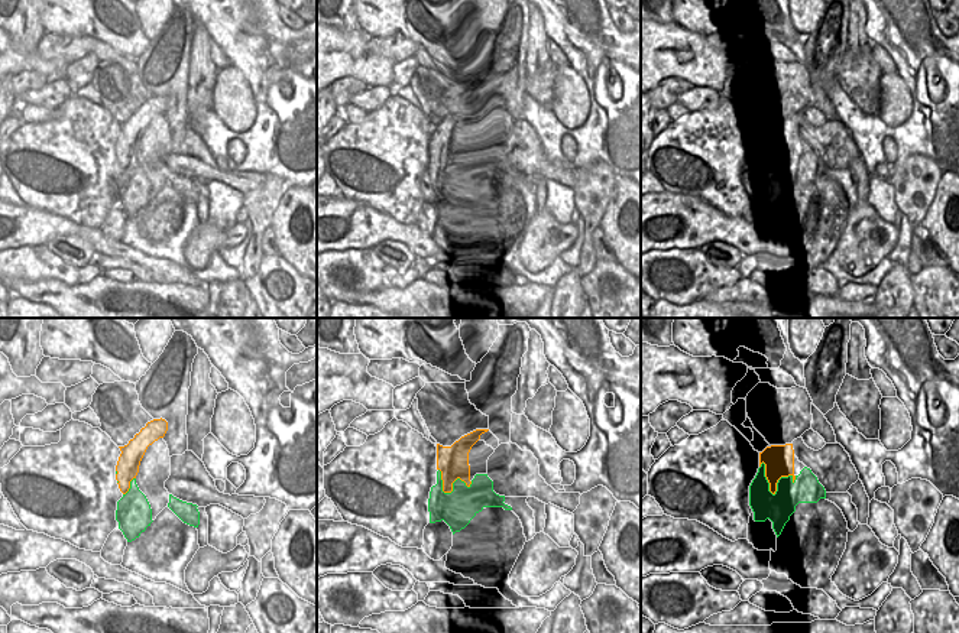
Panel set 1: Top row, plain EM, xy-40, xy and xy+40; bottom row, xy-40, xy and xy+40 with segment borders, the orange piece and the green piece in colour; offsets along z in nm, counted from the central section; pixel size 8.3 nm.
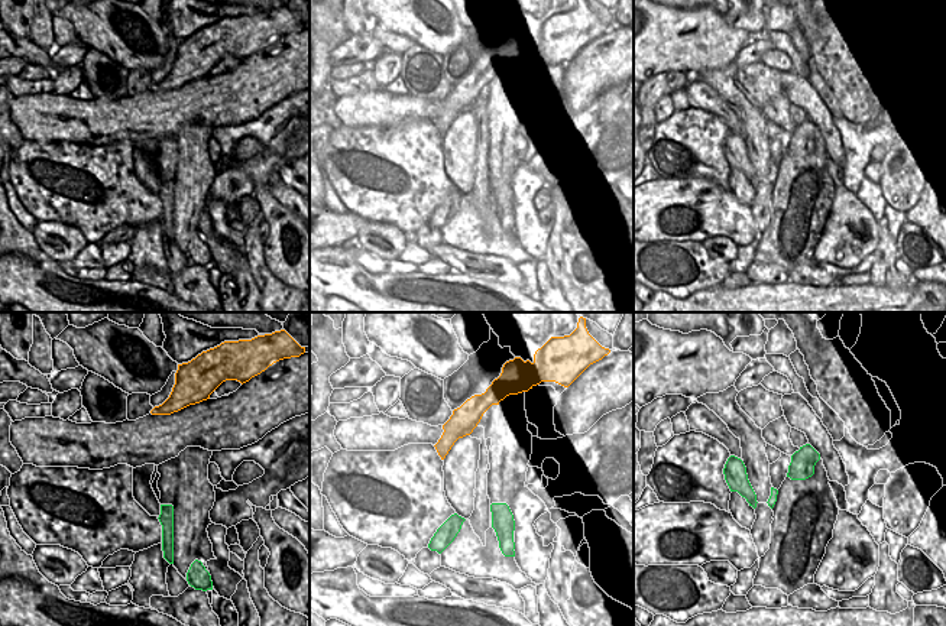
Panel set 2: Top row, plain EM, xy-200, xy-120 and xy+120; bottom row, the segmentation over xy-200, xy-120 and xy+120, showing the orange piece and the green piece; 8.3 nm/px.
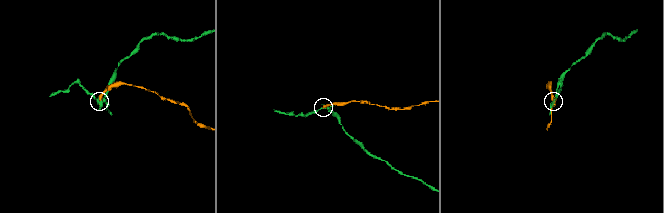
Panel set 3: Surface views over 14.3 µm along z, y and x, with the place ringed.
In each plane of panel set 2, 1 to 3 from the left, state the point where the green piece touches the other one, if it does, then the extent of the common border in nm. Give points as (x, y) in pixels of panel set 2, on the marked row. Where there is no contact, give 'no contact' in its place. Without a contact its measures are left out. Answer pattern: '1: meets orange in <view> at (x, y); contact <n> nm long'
1: no contact
2: no contact
3: no contact

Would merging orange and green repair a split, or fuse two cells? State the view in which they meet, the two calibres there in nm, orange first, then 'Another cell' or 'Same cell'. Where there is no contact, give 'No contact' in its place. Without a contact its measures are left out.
Touches orange in xy+40. Thickness 220 nm (orange) against 240 nm. Another cell

